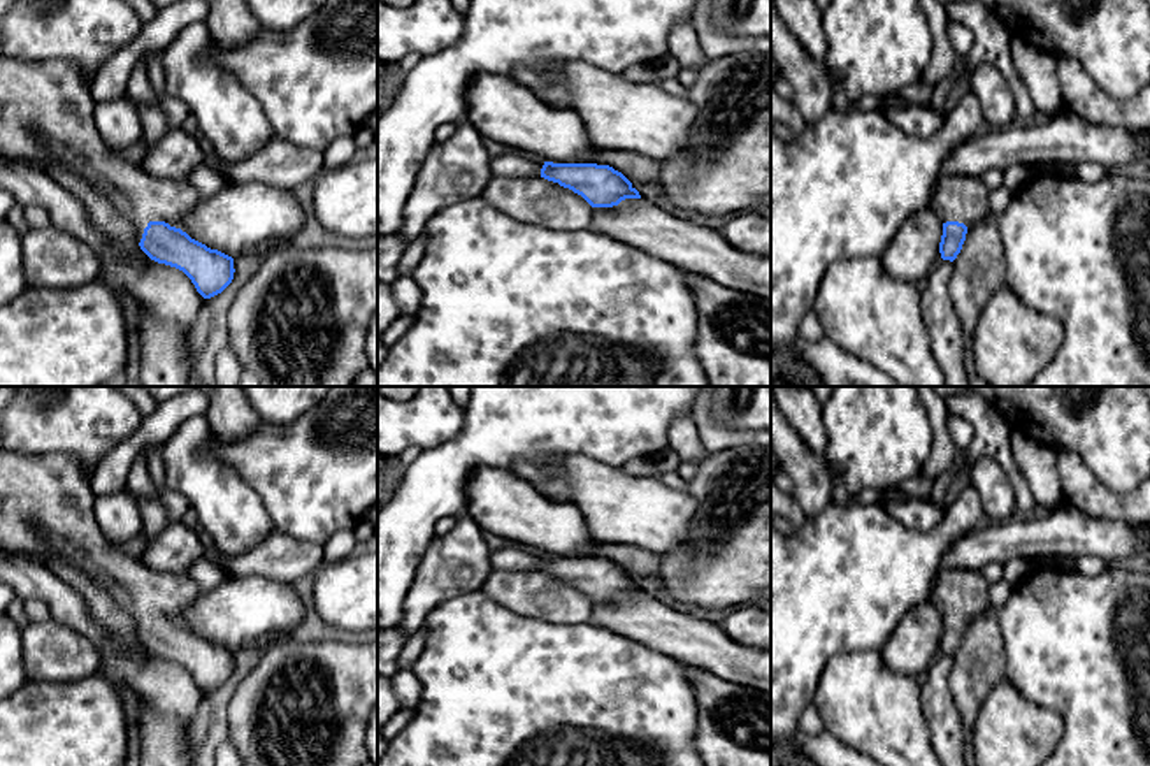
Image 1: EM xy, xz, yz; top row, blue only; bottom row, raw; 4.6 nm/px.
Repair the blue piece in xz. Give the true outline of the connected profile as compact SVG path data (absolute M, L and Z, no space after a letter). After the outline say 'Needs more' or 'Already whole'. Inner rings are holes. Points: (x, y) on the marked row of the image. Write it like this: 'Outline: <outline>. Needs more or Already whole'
Outline: M544 162L541 177L581 195L592 207L592 228L632 244L692 274L706 276L727 288L755 293L771 300L771 255L753 255L734 248L708 221L664 211L646 200L632 183L609 165Z. Needs more

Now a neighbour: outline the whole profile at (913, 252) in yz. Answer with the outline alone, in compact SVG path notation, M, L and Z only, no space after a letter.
M929 206L915 213L899 228L880 257L892 279L911 281L925 278L939 260L943 221Z

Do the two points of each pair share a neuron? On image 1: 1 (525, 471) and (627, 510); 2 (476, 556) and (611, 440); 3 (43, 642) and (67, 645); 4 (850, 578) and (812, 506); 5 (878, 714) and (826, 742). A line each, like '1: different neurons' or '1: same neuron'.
1: same neuron
2: different neurons
3: same neuron
4: different neurons
5: different neurons

